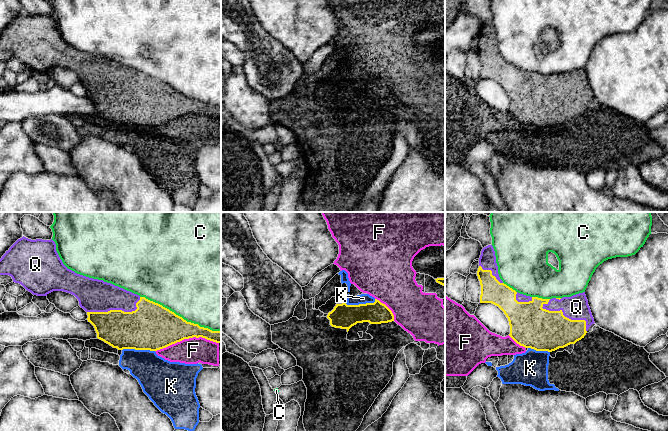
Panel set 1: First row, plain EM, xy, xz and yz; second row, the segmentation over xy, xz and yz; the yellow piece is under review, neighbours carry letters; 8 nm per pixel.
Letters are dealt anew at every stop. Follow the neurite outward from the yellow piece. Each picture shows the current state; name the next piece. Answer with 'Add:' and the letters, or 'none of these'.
Add: Q

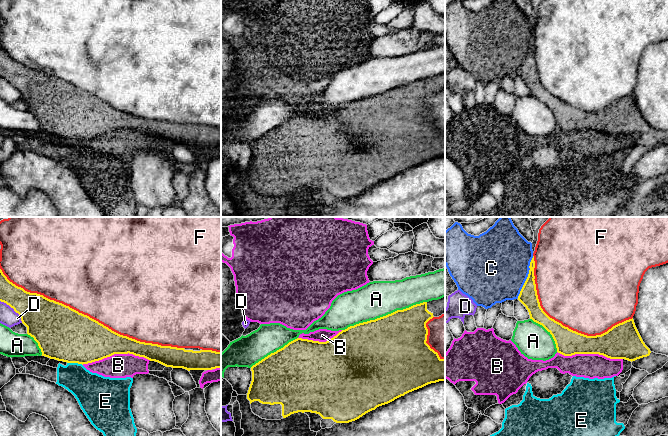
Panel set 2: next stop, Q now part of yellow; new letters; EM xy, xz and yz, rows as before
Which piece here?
Add: none of these

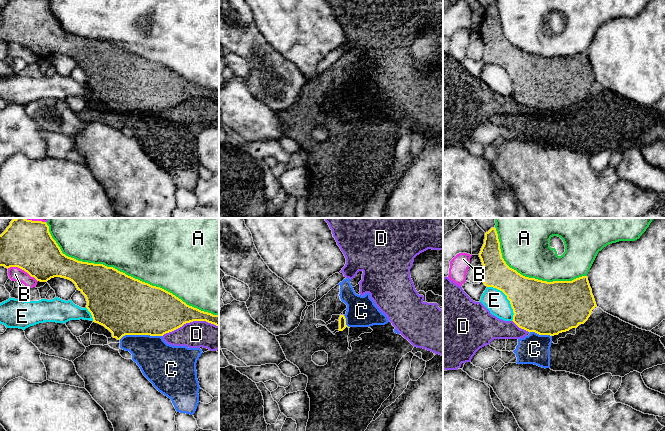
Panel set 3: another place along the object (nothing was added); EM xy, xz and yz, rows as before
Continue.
Add: none of these

